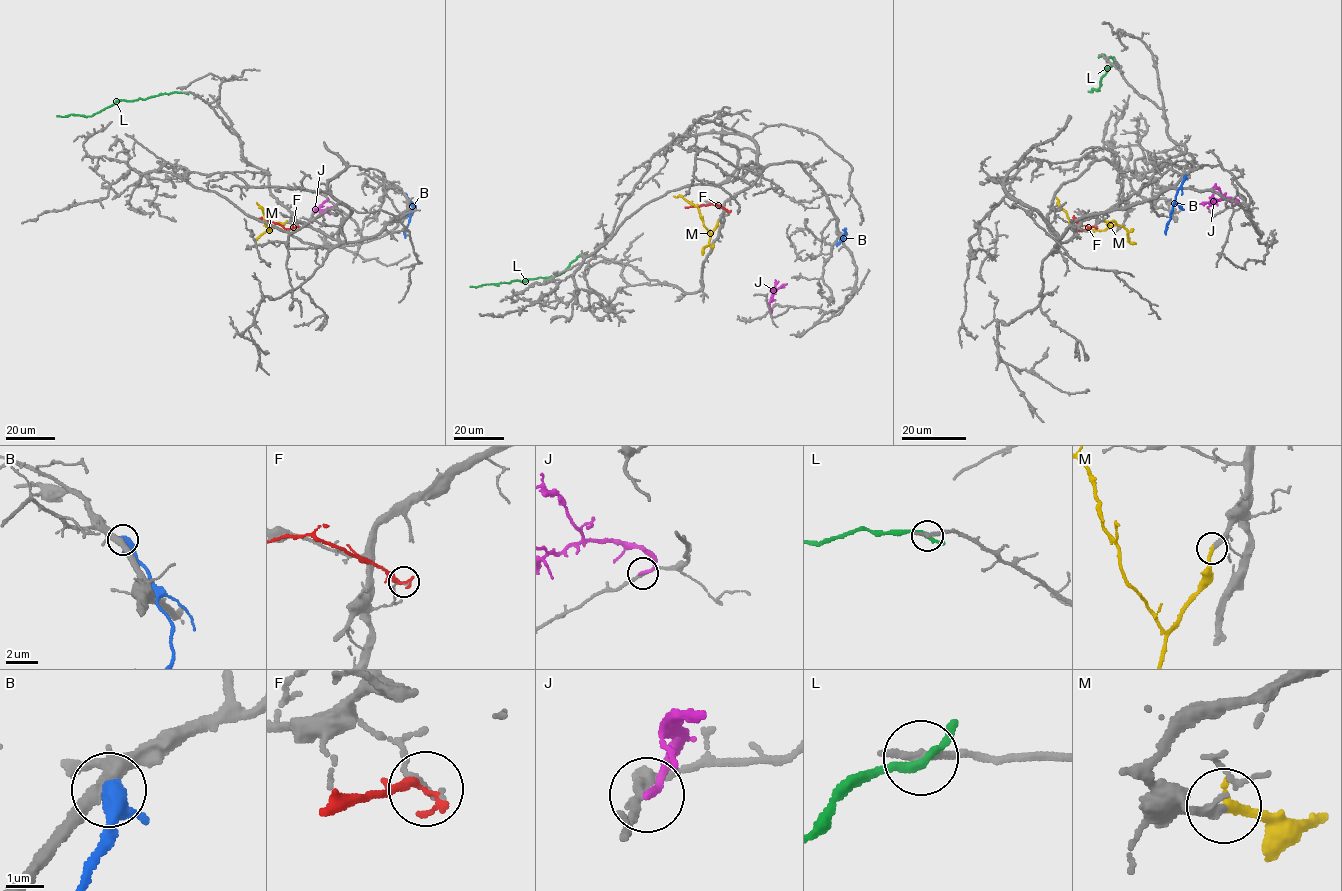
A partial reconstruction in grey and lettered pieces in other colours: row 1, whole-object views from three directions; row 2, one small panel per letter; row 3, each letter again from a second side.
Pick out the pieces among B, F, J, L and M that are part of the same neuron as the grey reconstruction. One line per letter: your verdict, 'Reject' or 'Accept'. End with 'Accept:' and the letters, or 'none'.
B: Reject
F: Reject
J: Reject
L: Reject
M: Accept
Accept: M

